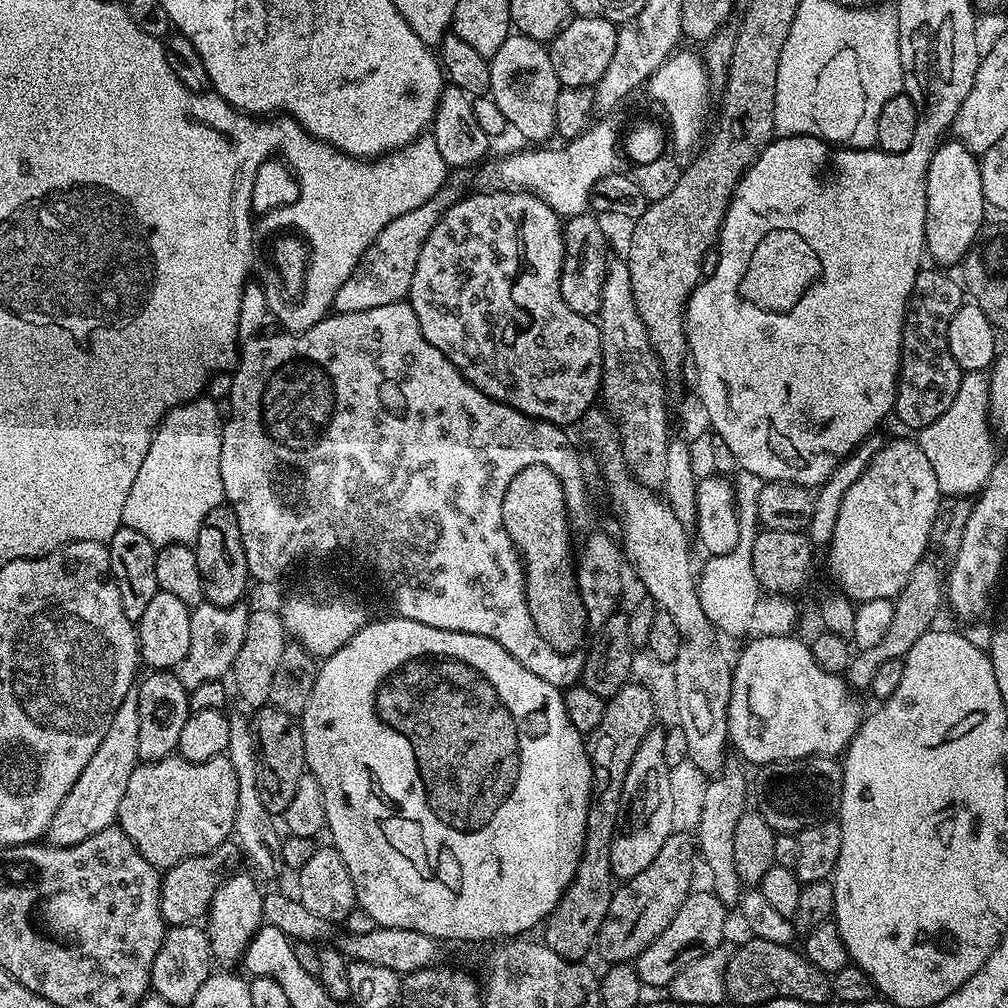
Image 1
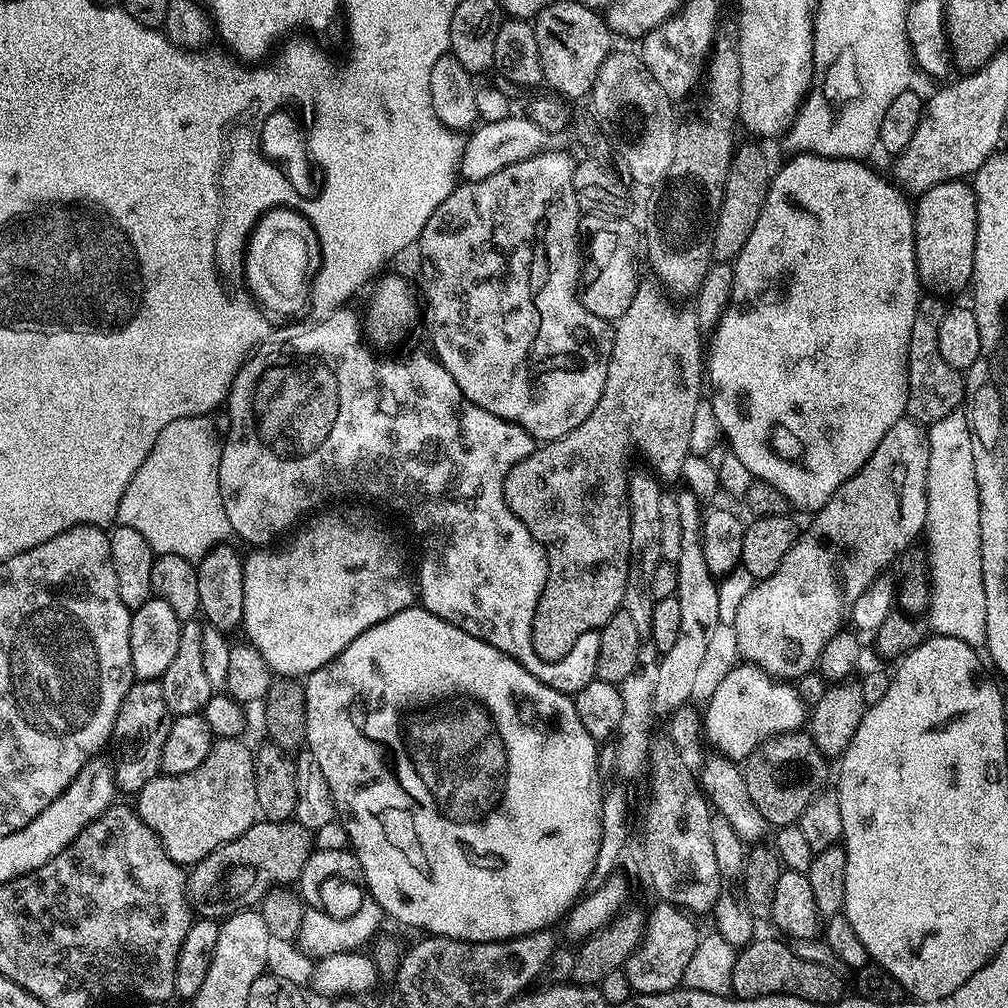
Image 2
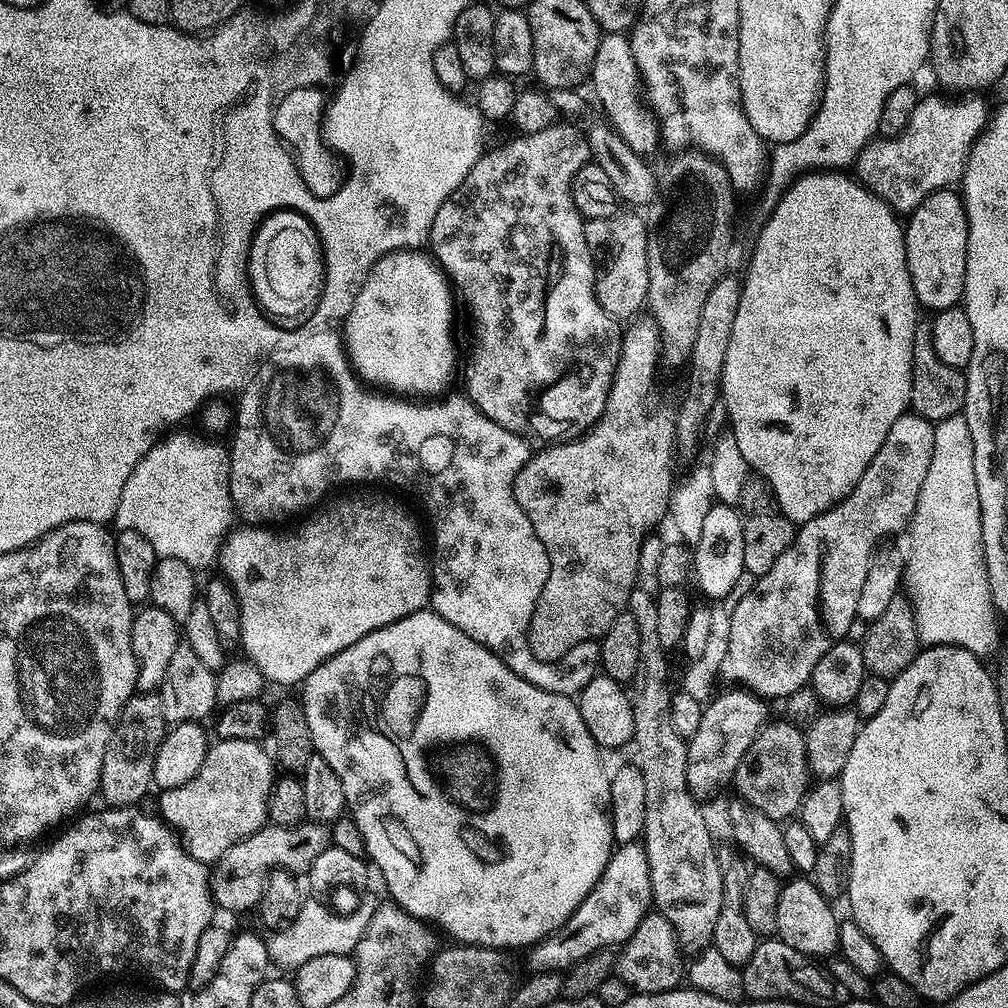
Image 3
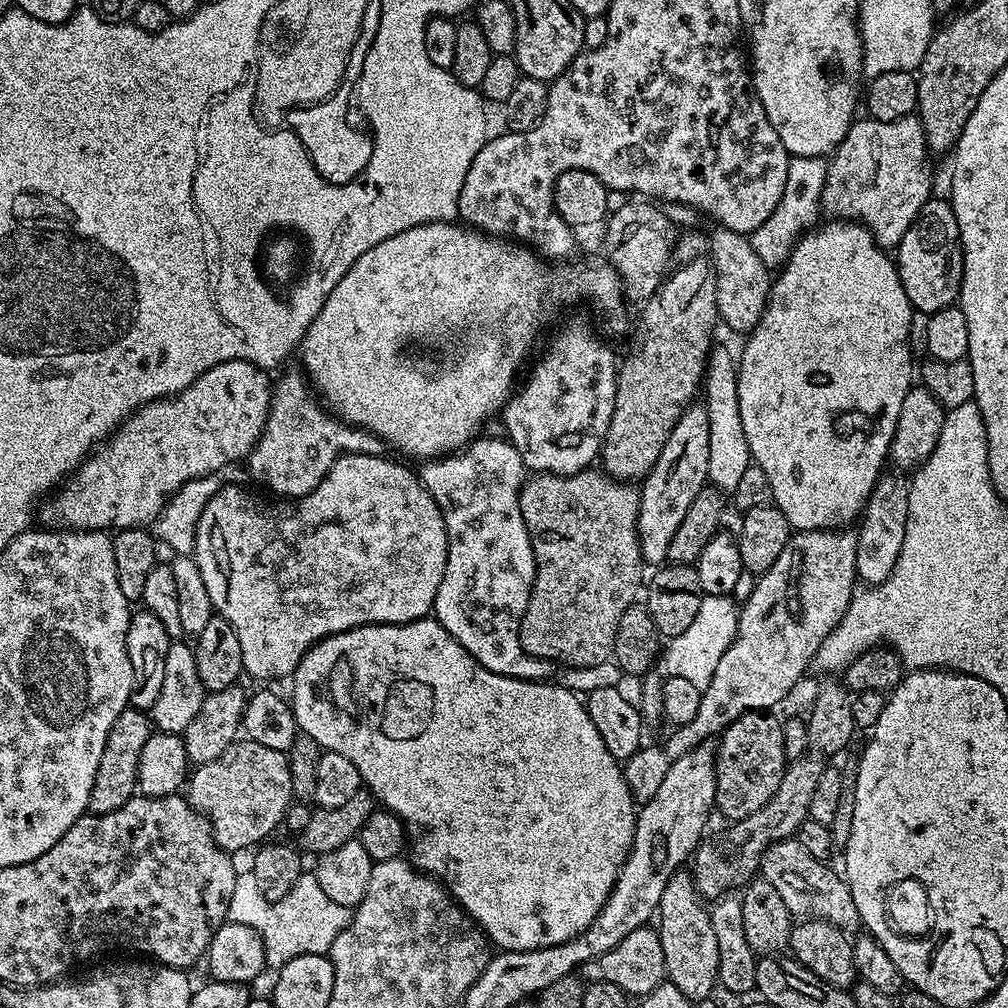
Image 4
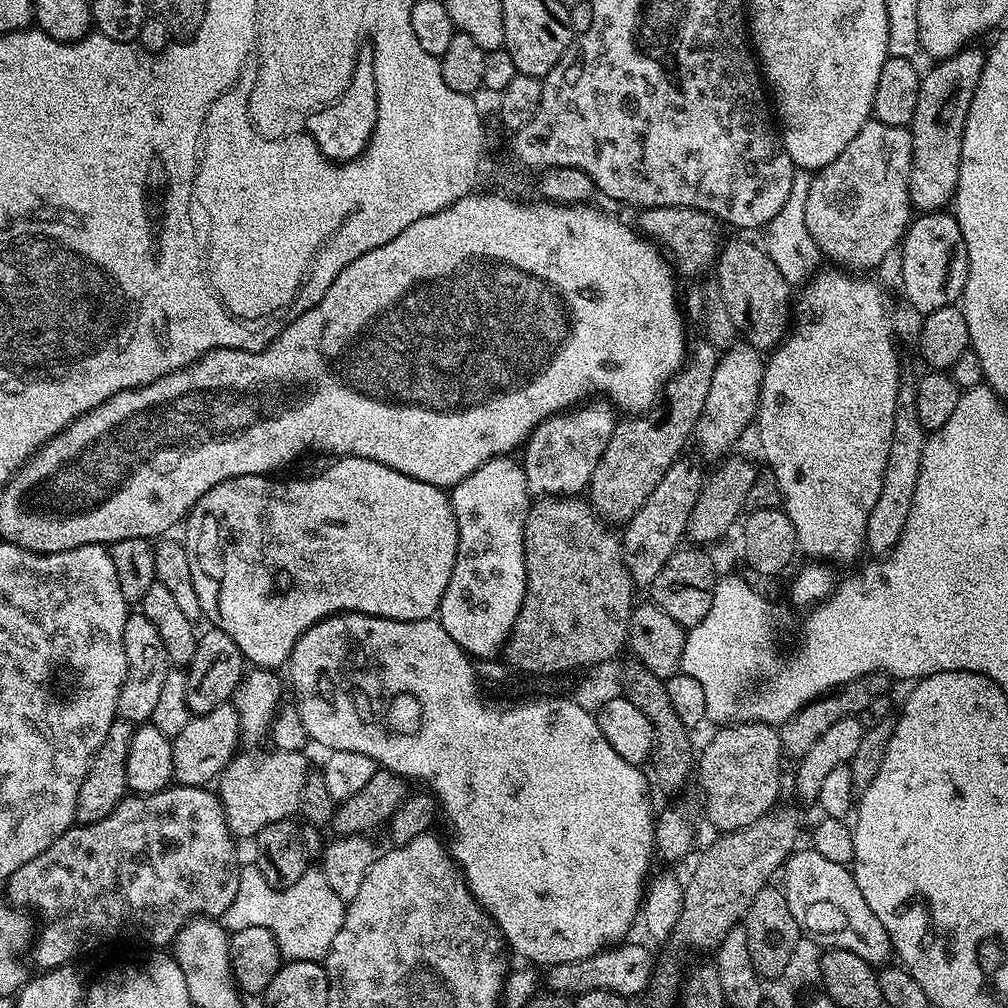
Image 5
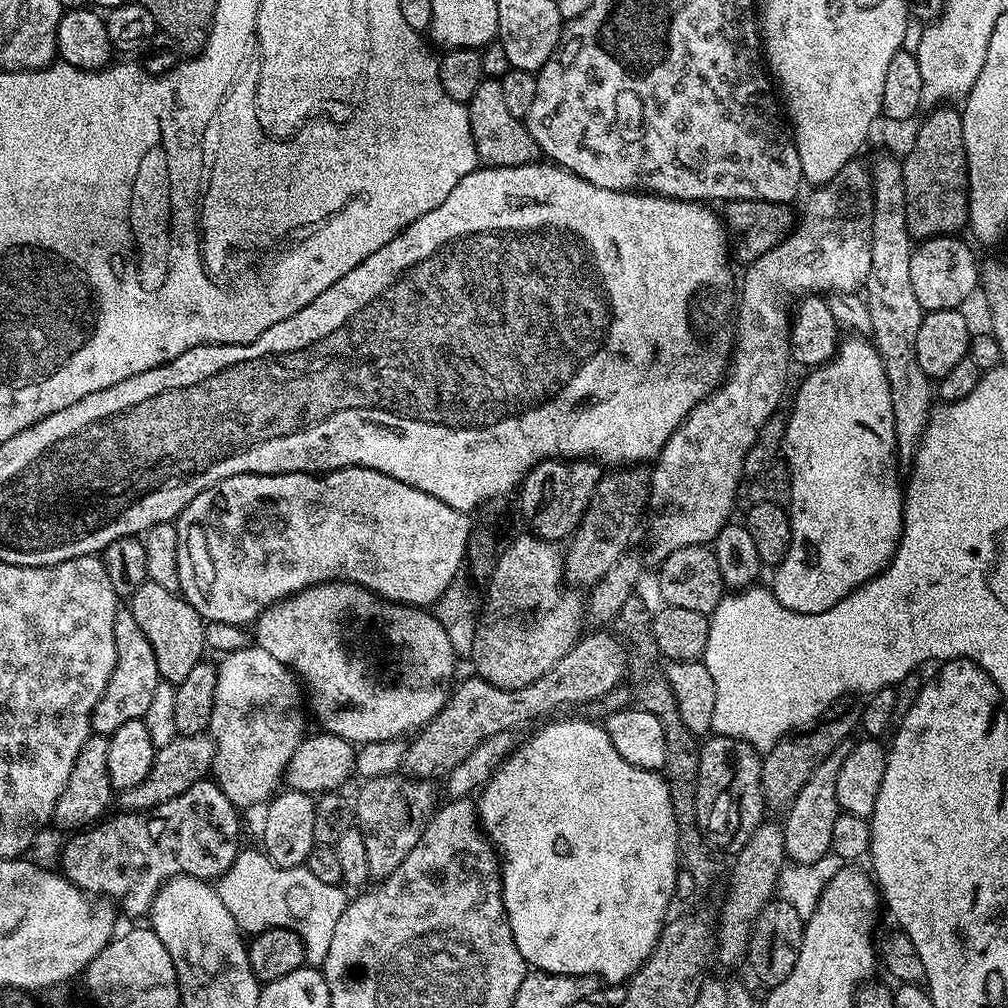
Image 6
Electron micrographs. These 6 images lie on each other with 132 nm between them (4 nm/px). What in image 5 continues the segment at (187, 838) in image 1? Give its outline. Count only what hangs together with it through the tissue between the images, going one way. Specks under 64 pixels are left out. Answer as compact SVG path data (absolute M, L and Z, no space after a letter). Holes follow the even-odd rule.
M241 751L232 757L218 777L220 805L233 837L254 838L266 826L295 817L300 811L302 786L310 771L307 755L304 752L267 751Z

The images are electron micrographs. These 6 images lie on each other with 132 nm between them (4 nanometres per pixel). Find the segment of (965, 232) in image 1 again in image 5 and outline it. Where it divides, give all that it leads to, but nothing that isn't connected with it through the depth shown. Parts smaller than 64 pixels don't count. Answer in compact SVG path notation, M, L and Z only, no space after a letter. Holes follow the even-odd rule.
M941 210L917 215L909 224L899 245L899 256L904 296L920 314L955 305L963 297L968 277L968 255L962 230L951 211Z

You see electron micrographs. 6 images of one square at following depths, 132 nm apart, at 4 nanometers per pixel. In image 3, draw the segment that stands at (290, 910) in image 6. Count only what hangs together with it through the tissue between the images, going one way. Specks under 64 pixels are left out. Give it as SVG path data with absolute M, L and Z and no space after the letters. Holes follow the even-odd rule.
M367 892L363 893L365 896L360 904L350 914L346 915L330 910L318 901L321 899L305 899L291 923L282 929L277 929L271 935L273 937L267 939L269 961L281 970L287 970L287 968L295 970L308 962L310 958L316 958L319 955L351 955L356 949L357 942L361 940L366 926L369 925L370 919L373 918L374 910L380 903L379 897L372 892Z

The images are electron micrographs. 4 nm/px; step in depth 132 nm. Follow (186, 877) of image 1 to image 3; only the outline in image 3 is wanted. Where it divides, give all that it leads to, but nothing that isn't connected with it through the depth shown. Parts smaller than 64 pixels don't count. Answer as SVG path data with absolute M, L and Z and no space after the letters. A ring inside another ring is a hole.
M305 822L293 828L287 828L269 823L258 829L242 842L230 846L230 850L226 850L226 854L222 854L222 858L217 860L211 869L210 879L215 907L217 909L225 908L228 912L244 912L247 908L255 909L262 899L262 877L265 874L274 868L285 868L287 872L293 874L306 874L310 870L310 866L314 866L314 858L318 858L318 854L322 854L322 850L329 848L331 842L332 834L327 824Z

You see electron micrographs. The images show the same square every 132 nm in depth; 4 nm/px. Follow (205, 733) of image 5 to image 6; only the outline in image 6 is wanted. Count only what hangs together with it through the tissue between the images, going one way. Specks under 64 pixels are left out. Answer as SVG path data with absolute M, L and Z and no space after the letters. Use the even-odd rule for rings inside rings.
M199 732L193 736L176 736L174 742L156 749L150 774L146 774L138 786L130 786L119 793L119 811L145 812L154 806L162 806L162 802L170 802L170 798L178 798L178 794L186 794L194 782L205 779L211 773L215 753L216 743L212 741L211 735Z

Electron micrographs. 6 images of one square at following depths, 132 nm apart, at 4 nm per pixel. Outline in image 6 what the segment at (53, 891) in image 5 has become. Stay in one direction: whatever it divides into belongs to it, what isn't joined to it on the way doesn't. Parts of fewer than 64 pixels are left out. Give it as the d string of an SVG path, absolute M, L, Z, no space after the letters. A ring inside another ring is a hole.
M212 778L194 782L186 794L178 794L162 806L145 812L117 811L115 815L69 835L58 868L82 891L115 902L123 915L147 917L156 889L172 876L218 881L242 849L241 813Z

